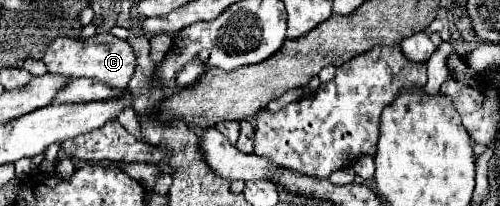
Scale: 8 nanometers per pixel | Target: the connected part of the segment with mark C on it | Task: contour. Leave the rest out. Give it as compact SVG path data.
M96 33L94 37L90 37L86 41L58 37L48 45L42 61L46 63L48 73L60 73L60 75L66 75L72 79L92 77L92 79L108 83L110 87L116 87L116 89L124 89L136 69L136 57L134 57L132 47L126 41L116 39L110 33Z

